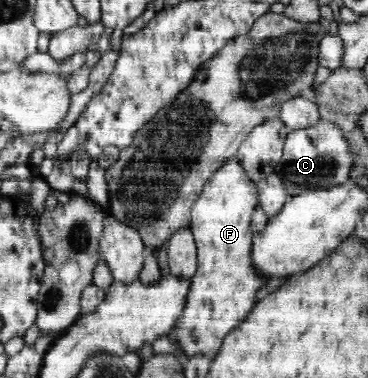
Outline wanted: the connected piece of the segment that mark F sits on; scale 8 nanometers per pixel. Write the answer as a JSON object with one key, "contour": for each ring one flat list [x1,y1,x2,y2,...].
{"contour":[[235,156,225,160,203,184,203,191,191,207,191,224,188,226,197,246,198,259,189,304,177,330,152,343,155,354,170,352,178,357,183,352,188,359,205,354,211,362,227,334,242,324,243,318,257,304,256,293,266,286,264,279,256,275,250,260,254,234,250,222,258,204,256,183]]}

